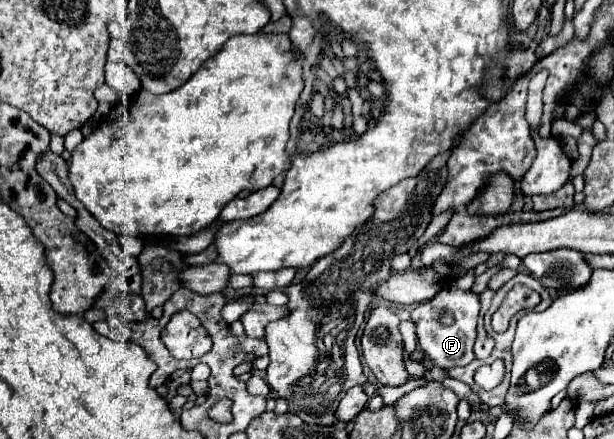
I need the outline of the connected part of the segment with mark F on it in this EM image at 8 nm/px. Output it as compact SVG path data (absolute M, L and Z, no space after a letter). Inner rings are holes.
M454 277L444 281L442 291L438 291L438 295L434 295L434 299L418 305L412 311L412 321L416 323L416 333L418 333L418 345L434 367L448 371L450 367L468 365L474 359L472 347L476 341L478 311L480 311L480 295L458 289ZM444 315L450 315L454 319L454 323L452 325L442 323Z

